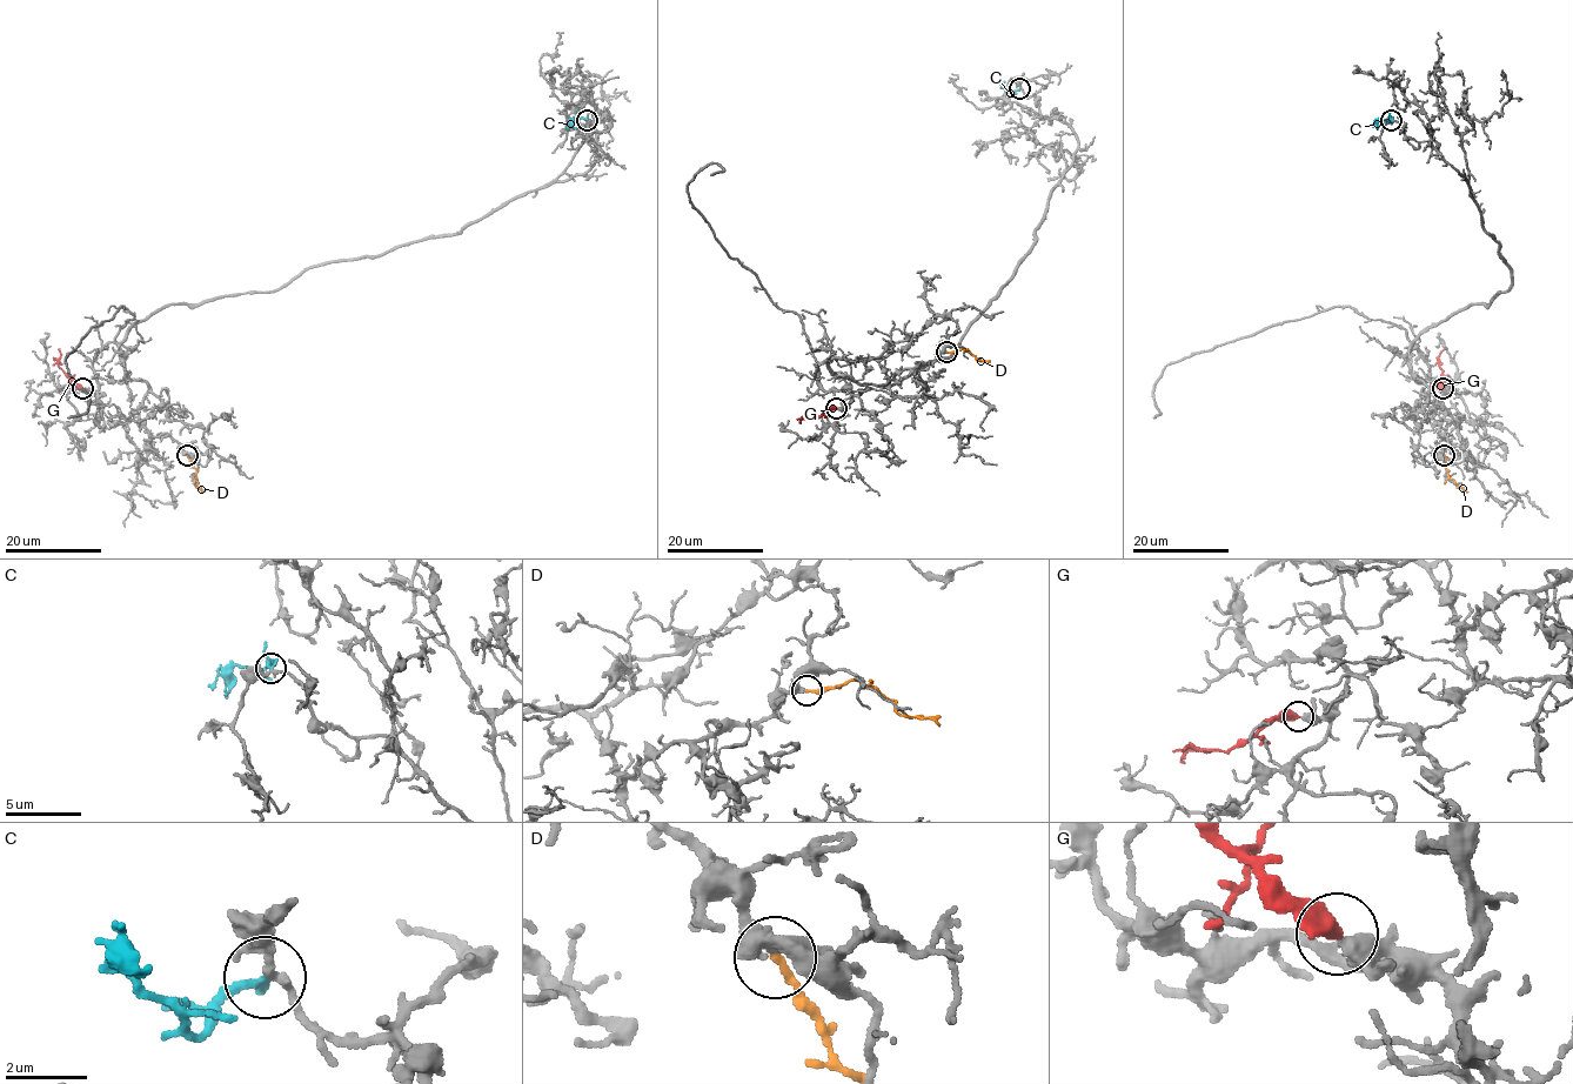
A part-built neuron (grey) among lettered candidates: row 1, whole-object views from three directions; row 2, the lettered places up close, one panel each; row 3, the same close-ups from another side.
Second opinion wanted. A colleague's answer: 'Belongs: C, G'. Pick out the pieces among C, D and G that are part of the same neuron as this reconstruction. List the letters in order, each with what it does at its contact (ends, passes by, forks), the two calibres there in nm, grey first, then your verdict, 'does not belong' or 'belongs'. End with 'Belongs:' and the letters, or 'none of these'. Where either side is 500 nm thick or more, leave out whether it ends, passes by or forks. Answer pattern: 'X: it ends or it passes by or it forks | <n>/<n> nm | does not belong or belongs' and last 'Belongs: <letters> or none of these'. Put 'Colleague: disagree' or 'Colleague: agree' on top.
Colleague: agree
C: it ends | 220/200 nm | belongs
D: it ends | 340/190 nm | does not belong
G: it ends | 380/480 nm | belongs
Belongs: C, G

